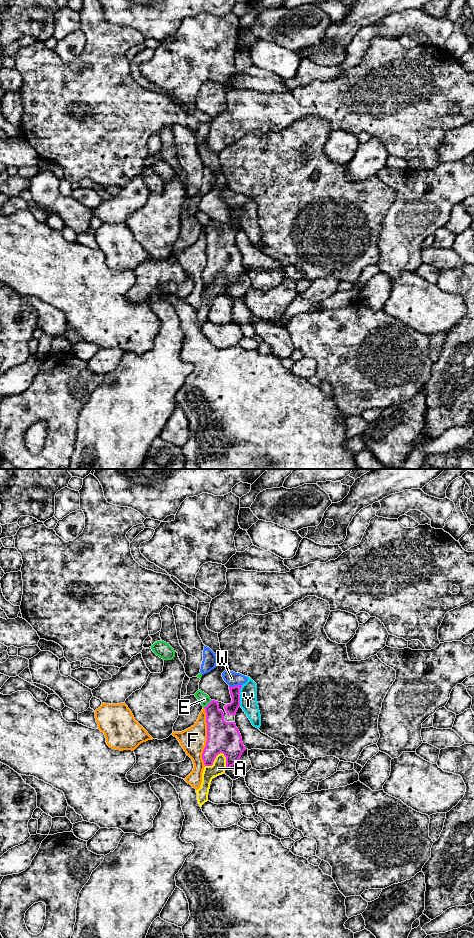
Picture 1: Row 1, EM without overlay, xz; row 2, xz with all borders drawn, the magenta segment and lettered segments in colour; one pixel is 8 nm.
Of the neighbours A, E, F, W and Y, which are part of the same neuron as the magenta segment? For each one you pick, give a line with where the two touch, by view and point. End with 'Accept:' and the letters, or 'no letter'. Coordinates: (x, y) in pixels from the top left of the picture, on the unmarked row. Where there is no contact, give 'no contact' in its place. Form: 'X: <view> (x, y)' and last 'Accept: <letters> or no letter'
Accept: no letter

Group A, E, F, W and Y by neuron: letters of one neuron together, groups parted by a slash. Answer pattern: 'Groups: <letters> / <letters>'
Groups: A / E / F / W Y

